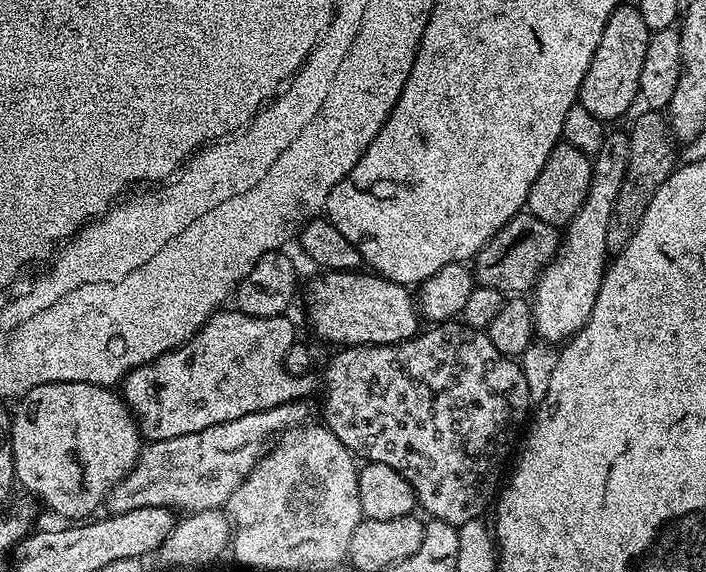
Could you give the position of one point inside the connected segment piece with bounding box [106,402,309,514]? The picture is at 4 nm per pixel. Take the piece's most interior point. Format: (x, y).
(195, 472)

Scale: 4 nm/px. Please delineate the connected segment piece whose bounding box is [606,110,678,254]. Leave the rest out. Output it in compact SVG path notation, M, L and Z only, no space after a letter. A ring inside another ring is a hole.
M644 110L641 113L628 132L630 158L626 174L622 178L622 186L618 190L618 198L614 202L614 210L610 214L610 230L606 230L606 246L612 254L622 251L626 242L630 242L634 230L638 230L646 214L646 206L650 206L650 198L658 194L658 186L666 182L666 178L678 164L677 145L668 131L667 119L656 110Z

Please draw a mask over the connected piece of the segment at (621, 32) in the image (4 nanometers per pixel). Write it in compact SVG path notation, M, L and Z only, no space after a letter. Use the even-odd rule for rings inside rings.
M622 2L610 14L606 30L602 30L602 42L598 42L594 58L590 58L590 70L586 70L586 78L582 78L580 87L578 103L590 110L594 118L611 122L626 115L632 103L637 103L649 35L646 22L642 22L642 14L635 3Z

